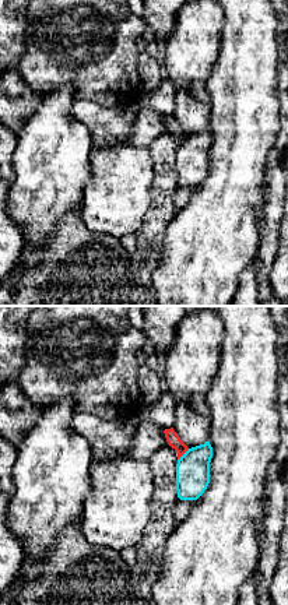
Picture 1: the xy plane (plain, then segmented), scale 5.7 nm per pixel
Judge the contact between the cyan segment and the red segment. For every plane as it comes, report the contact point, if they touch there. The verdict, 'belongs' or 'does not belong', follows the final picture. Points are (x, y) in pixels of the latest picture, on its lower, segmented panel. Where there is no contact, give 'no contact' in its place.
(183, 454)

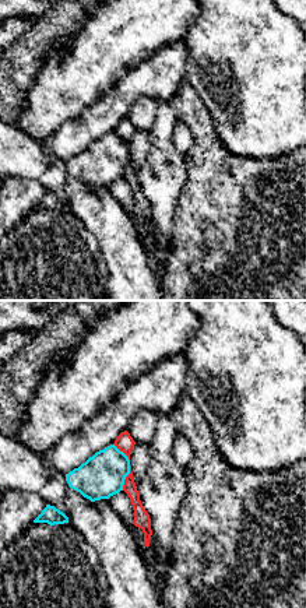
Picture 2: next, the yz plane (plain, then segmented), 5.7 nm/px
(125, 478)

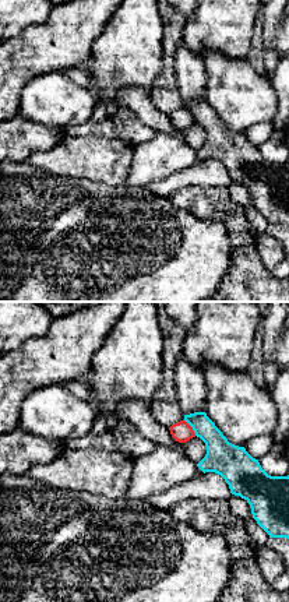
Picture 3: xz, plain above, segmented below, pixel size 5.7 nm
(191, 426)

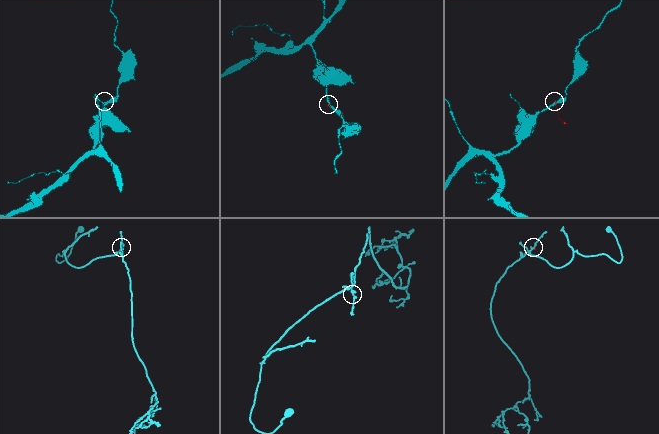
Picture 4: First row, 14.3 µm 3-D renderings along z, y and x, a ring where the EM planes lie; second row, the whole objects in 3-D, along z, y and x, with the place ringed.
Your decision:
does not belong

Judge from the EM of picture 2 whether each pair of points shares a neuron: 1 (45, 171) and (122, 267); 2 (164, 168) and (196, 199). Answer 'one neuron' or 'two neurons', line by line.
1: one neuron
2: two neurons

